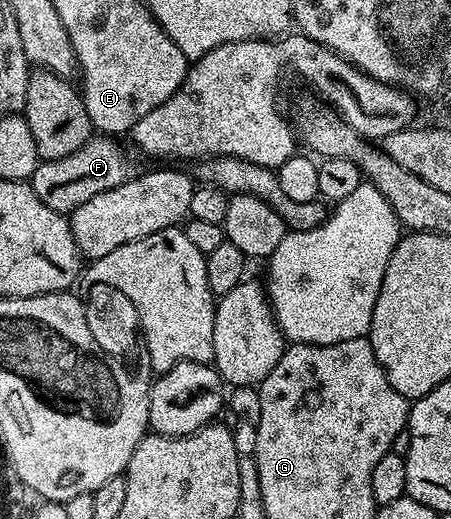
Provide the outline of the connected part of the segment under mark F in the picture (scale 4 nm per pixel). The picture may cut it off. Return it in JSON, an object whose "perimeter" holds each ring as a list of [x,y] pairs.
{"perimeter":[[[96,134],[66,158],[41,160],[30,181],[34,194],[38,194],[38,198],[42,198],[46,206],[50,206],[50,210],[70,214],[78,206],[82,206],[82,202],[94,198],[94,194],[122,186],[137,175],[138,168],[124,157],[124,148],[116,140],[119,139],[108,134]]]}

